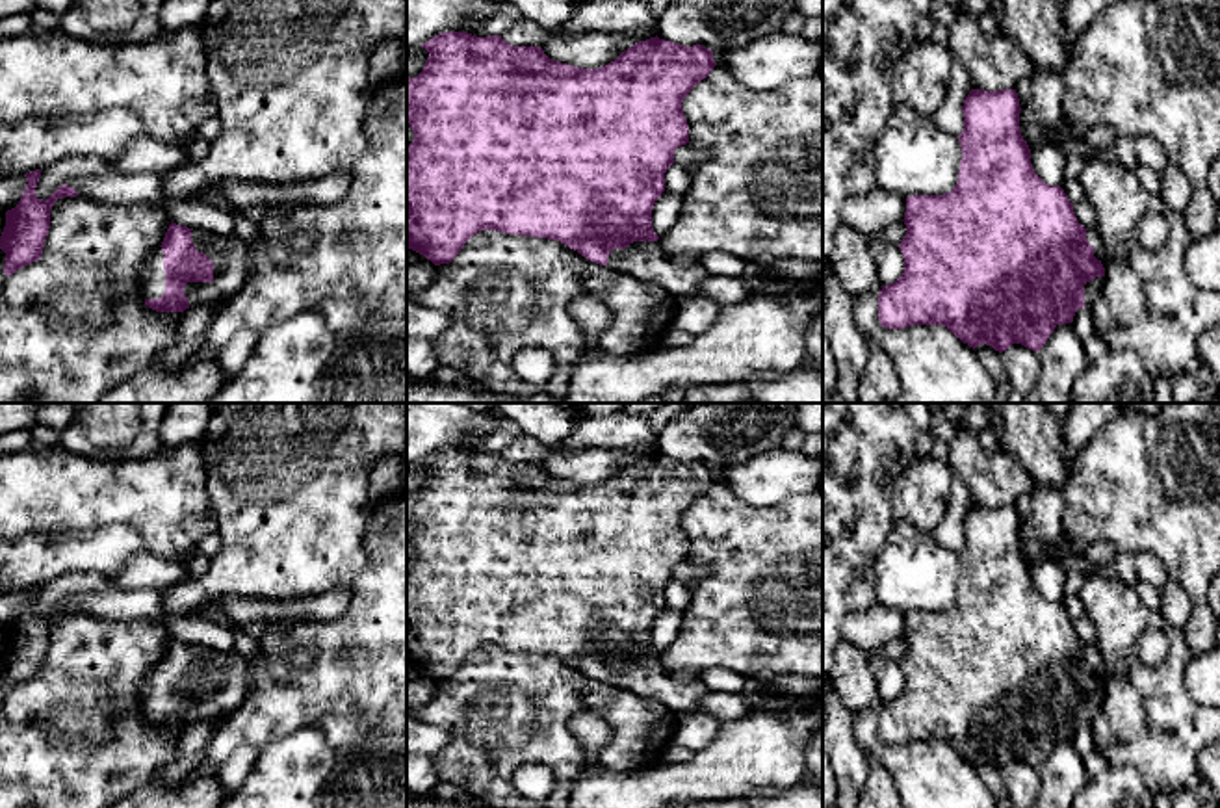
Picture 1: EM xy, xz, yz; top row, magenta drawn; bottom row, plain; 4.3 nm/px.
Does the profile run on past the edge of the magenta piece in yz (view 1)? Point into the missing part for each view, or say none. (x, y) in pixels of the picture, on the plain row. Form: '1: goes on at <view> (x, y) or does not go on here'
1: goes on at yz (1092, 704)

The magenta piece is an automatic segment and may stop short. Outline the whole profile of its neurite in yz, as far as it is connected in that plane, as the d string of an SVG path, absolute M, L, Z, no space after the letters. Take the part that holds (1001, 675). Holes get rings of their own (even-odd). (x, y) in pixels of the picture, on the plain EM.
M971 505L962 528L958 598L943 611L906 613L906 652L899 659L904 687L895 698L882 702L876 732L886 745L943 741L973 765L986 760L1003 769L1012 760L1021 760L1040 767L1057 741L1071 739L1075 728L1090 723L1101 710L1101 652L1077 637L1073 620L1060 602L1049 602L1034 589L1031 565L1019 546L1021 524L1016 505Z

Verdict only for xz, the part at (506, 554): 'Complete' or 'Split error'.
Split error

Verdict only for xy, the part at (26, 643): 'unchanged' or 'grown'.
unchanged

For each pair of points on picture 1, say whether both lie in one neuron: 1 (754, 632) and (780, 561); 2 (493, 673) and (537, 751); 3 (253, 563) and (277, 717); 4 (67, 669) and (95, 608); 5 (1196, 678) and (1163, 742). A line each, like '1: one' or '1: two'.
1: one
2: one
3: two
4: two
5: two

